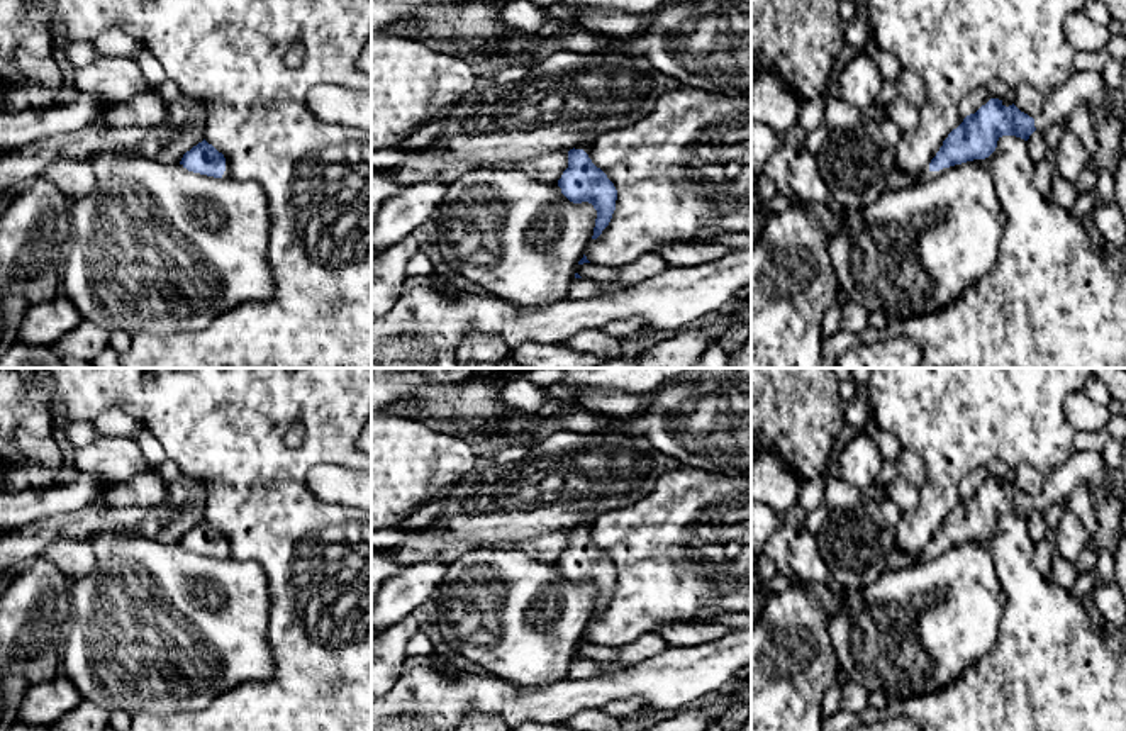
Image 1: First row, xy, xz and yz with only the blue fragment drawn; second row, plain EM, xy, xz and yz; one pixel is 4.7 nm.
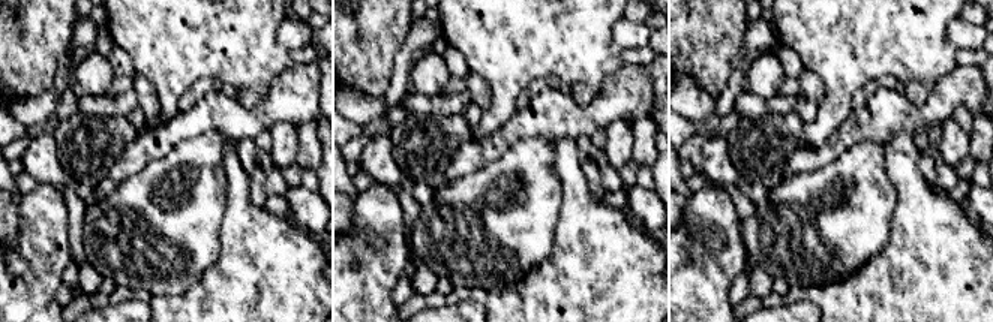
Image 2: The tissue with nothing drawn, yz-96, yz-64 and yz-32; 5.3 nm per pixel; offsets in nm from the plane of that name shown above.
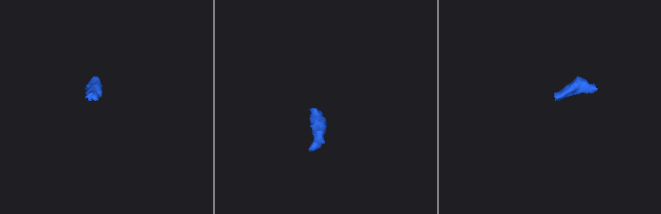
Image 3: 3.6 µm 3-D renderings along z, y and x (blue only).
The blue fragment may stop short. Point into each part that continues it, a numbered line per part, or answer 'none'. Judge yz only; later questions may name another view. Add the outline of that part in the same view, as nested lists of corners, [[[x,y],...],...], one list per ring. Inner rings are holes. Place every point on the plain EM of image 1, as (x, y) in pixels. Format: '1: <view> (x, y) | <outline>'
1: yz (1089, 468) | [[[1075,453],[1050,475],[1045,487],[1034,497],[1034,507],[1046,512],[1051,505],[1067,505],[1068,497],[1080,485],[1090,488],[1092,499],[1102,495],[1107,487],[1107,466],[1097,453]]]
2: yz (896, 558) | [[[928,546],[923,553],[919,553],[917,556],[912,556],[909,553],[900,551],[899,548],[894,548],[885,556],[885,570],[900,570],[900,568],[919,565],[923,561],[929,561],[933,558],[938,558],[945,550],[946,548],[939,551],[931,551]]]

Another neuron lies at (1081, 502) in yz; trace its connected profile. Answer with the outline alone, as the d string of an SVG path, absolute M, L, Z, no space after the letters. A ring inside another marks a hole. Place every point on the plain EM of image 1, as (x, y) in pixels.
M1084 483L1079 488L1075 488L1068 497L1065 509L1073 512L1082 521L1092 541L1097 531L1097 521L1094 511L1094 499L1089 485Z

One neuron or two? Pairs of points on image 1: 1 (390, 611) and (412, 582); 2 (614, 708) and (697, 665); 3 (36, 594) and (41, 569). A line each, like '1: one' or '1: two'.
1: one
2: two
3: one

